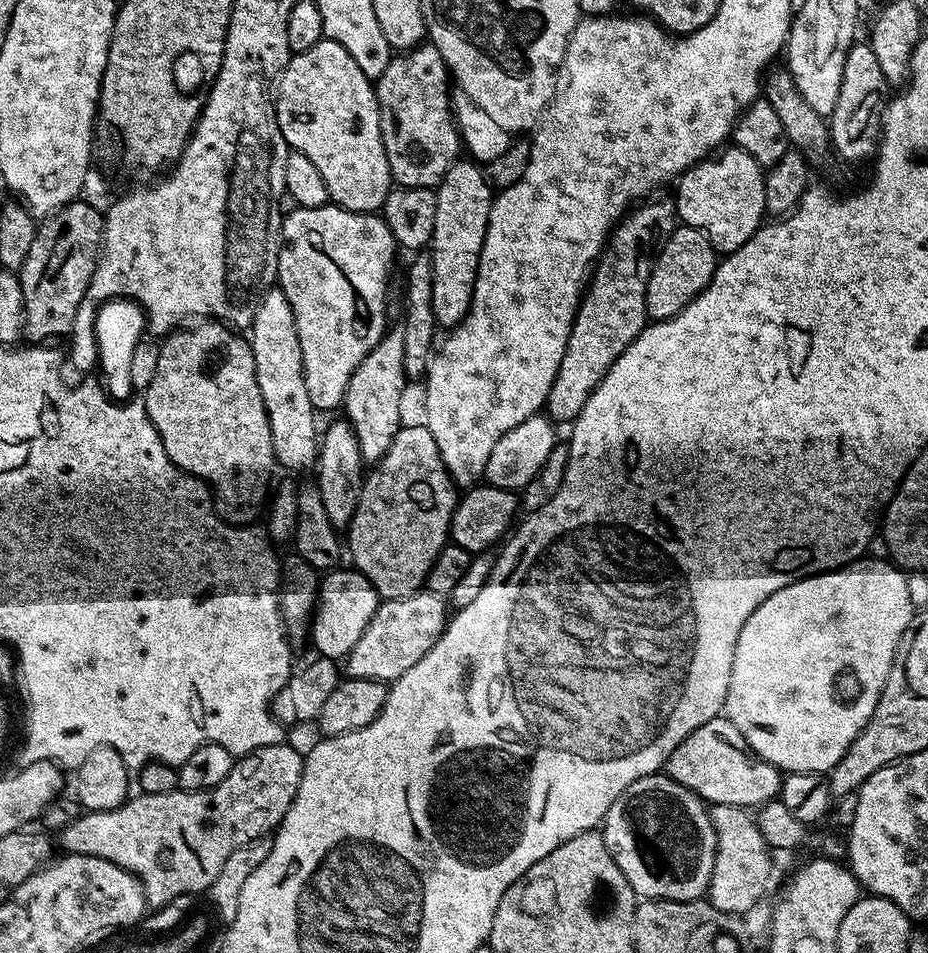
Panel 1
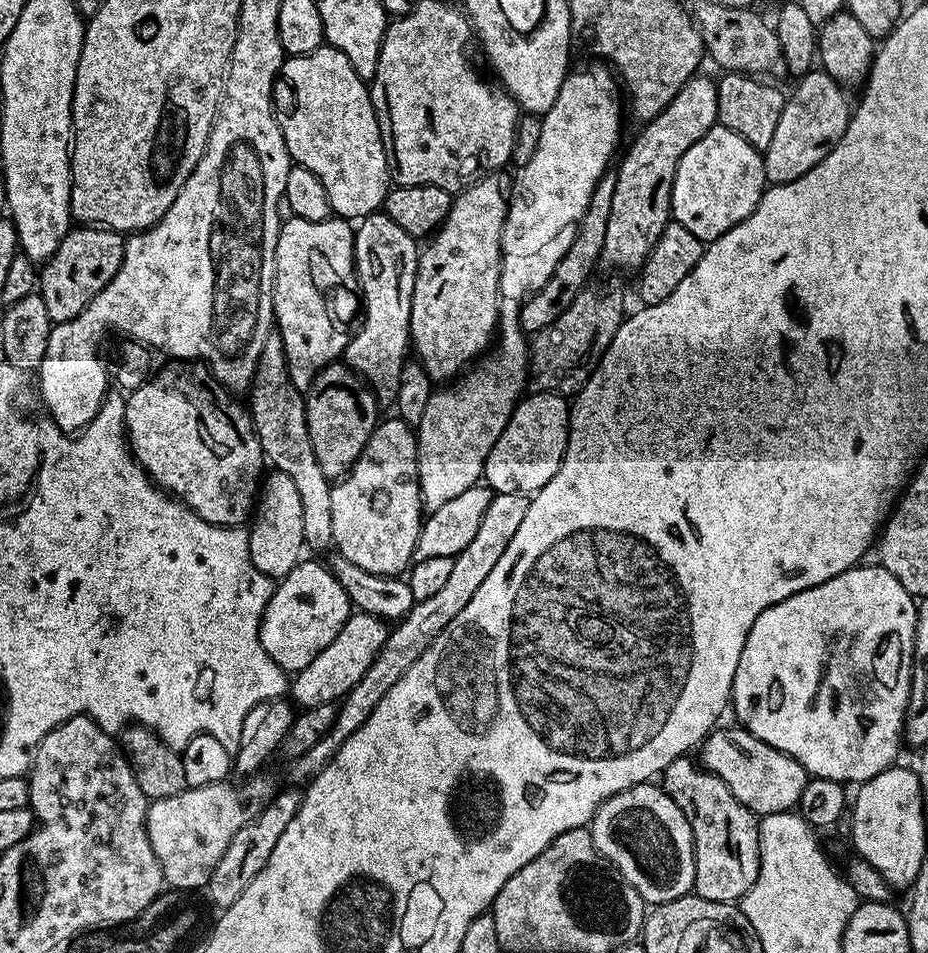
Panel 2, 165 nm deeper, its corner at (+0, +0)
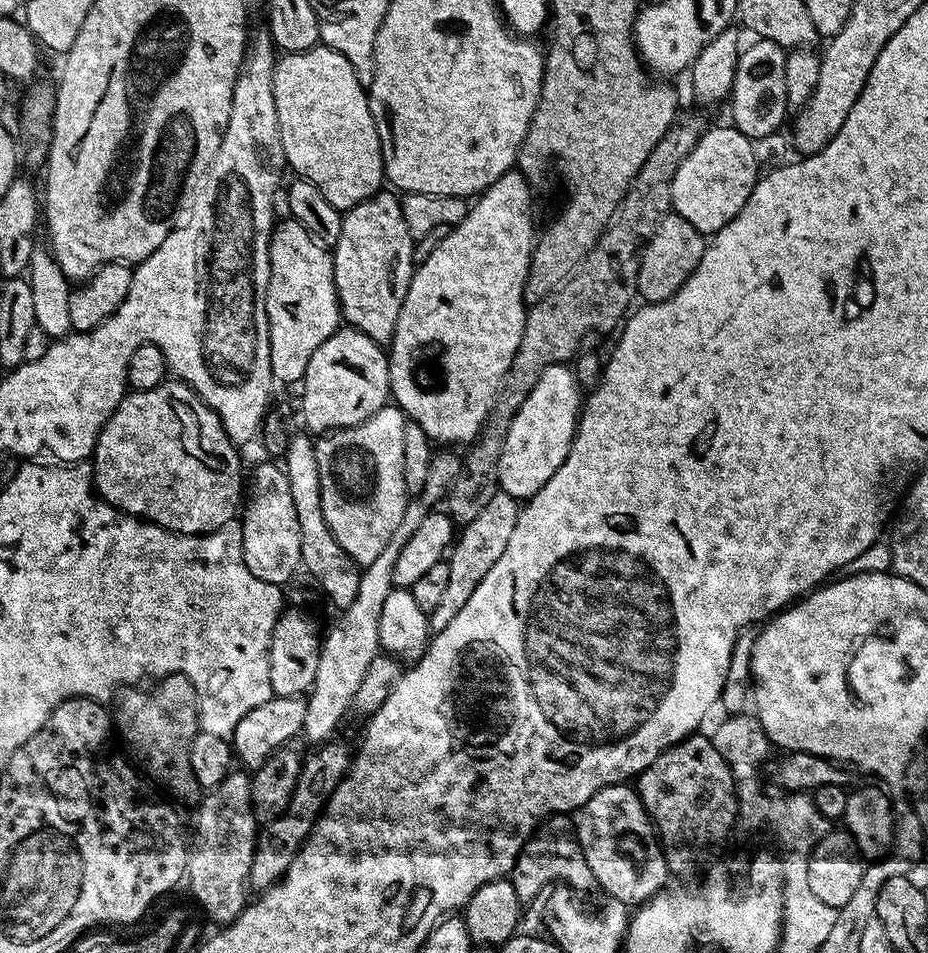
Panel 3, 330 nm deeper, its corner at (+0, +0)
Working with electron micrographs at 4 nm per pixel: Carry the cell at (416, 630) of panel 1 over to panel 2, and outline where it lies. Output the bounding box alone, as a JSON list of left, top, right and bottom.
[291,610,388,710]

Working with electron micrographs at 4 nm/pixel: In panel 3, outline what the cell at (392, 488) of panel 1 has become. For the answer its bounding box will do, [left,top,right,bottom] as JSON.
[315,406,410,566]

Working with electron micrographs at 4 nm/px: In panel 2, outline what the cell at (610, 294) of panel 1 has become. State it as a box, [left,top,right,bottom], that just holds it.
[600,74,717,273]

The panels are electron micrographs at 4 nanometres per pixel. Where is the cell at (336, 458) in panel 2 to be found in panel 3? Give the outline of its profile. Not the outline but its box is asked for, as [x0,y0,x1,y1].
[300,326,392,434]

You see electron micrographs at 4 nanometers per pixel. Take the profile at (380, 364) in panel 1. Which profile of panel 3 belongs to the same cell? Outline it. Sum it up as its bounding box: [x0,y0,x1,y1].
[332,190,414,346]

